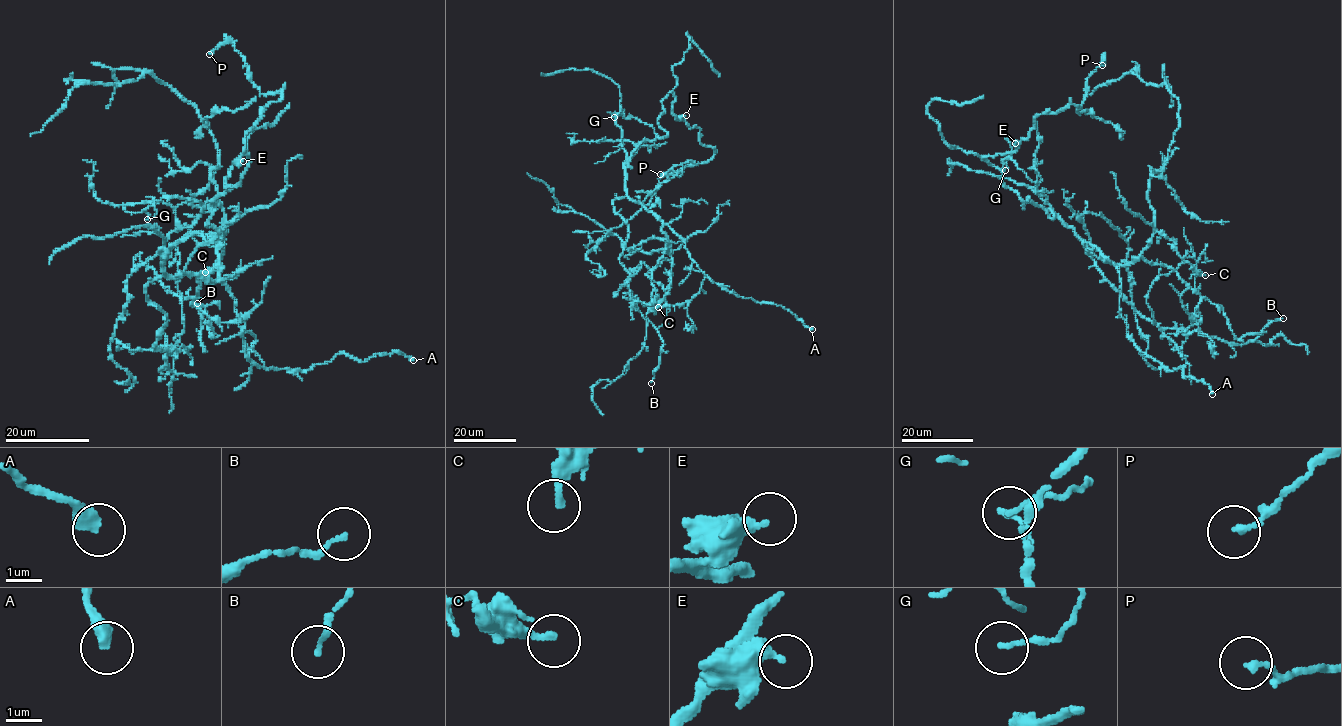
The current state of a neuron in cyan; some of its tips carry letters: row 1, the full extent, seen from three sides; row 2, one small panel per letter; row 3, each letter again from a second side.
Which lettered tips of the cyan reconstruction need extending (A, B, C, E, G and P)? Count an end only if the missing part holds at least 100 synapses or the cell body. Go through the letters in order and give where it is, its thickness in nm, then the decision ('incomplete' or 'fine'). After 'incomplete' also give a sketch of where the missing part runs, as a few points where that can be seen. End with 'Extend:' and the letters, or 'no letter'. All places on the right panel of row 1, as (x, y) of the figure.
A: (1212, 394) | 440 nm | fine
B: (1283, 318) | 140 nm | fine
C: (1205, 275) | 240 nm | fine
E: (1015, 143) | 340 nm | fine
G: (1005, 170) | 80 nm | fine
P: (1102, 65) | 170 nm | fine
Extend: no letter

